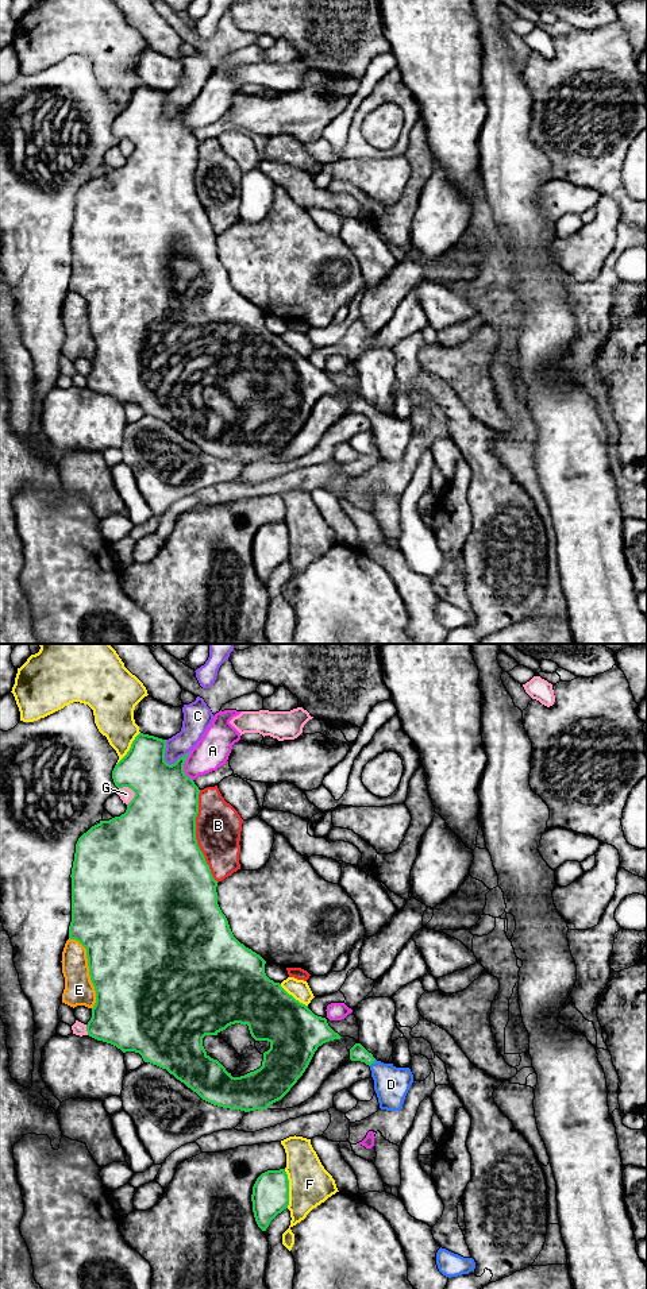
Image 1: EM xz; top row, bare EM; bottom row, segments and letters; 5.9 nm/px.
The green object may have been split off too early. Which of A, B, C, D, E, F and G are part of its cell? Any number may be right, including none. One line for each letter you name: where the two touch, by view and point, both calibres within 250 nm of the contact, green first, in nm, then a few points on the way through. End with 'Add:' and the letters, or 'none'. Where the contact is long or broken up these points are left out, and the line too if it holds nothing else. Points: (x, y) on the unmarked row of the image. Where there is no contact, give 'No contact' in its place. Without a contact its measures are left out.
D: Touches green at xz (372, 415). Thickness 100 nm (green) against 200 nm. Path across: xz (357, 405), (365, 408), (372, 415), (391, 436)
Add: D

